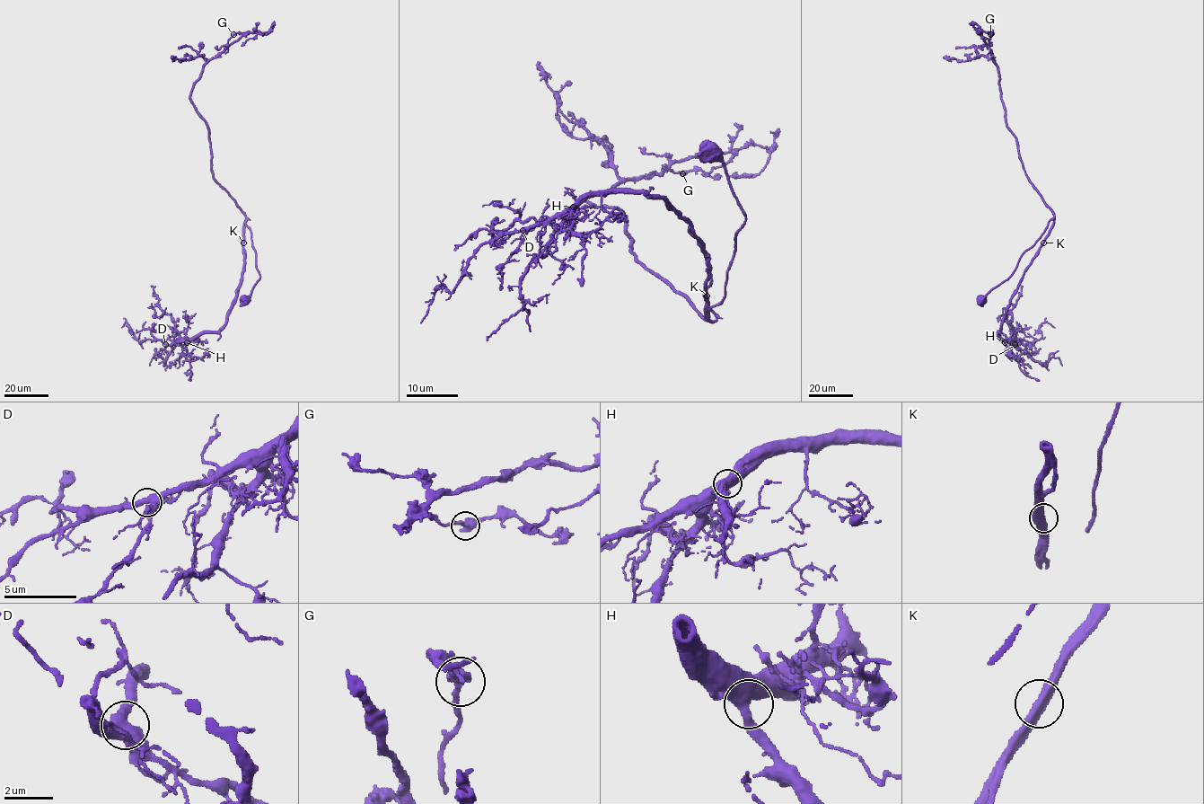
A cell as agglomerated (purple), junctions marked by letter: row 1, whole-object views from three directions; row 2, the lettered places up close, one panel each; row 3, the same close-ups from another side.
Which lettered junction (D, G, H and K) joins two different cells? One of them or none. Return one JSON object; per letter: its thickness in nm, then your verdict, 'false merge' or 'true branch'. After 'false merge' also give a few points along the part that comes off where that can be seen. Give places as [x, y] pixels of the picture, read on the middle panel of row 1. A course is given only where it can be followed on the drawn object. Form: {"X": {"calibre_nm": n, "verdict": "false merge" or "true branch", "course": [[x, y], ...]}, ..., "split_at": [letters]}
{"D": {"calibre_nm": 480, "verdict": "true branch"}, "G": {"calibre_nm": 440, "verdict": "true branch"}, "H": {"calibre_nm": 460, "verdict": "true branch"}, "K": {"calibre_nm": 500, "verdict": "true branch"}, "split_at": []}

